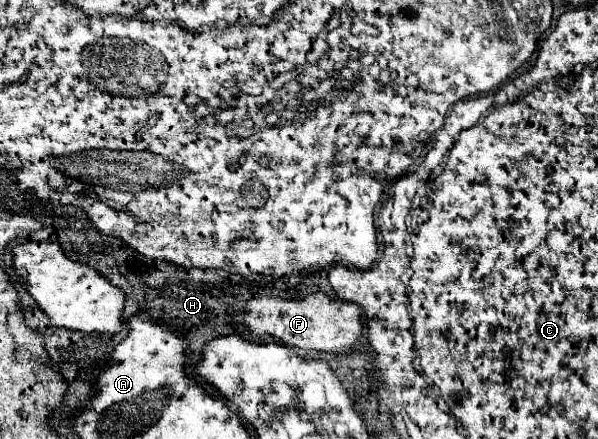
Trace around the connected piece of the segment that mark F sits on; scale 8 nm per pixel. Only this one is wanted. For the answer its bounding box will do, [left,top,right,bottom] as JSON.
[244,294,362,352]

